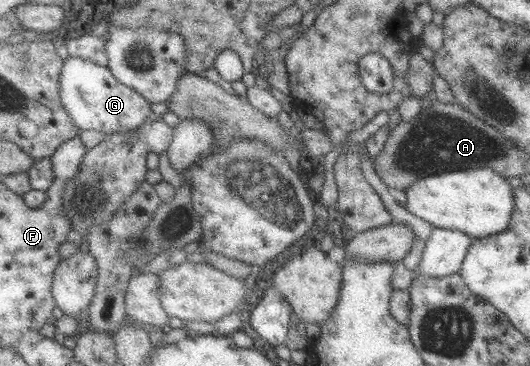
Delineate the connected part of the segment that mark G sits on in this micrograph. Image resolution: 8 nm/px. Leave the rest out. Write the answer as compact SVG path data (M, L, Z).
M69 56L62 75L64 104L81 129L95 129L108 135L141 128L153 115L152 101L125 85L110 67L84 57Z

